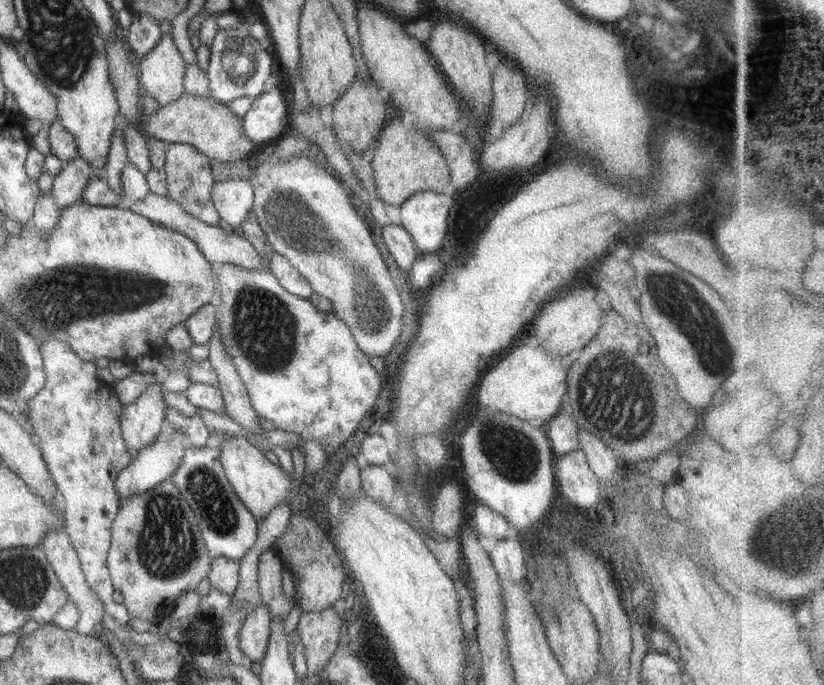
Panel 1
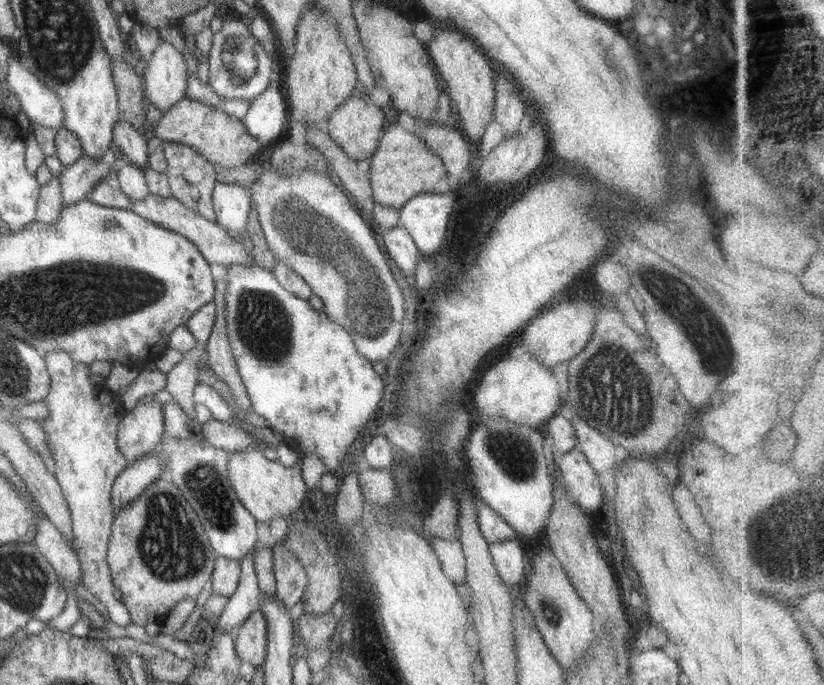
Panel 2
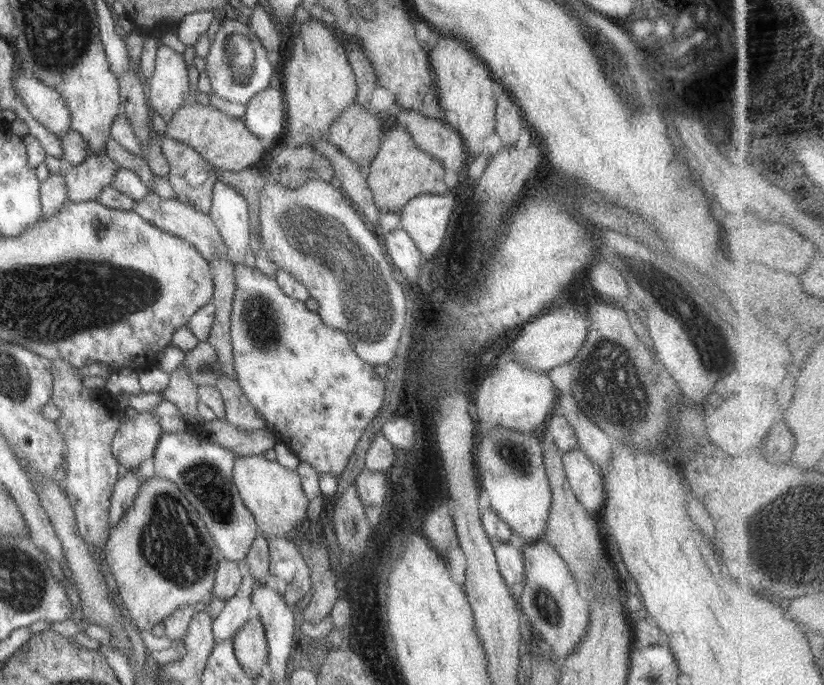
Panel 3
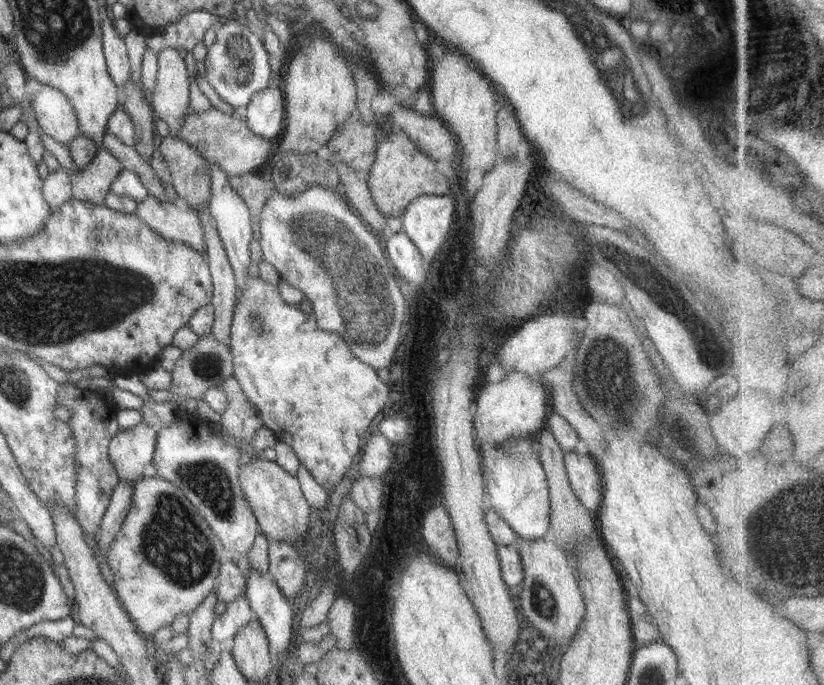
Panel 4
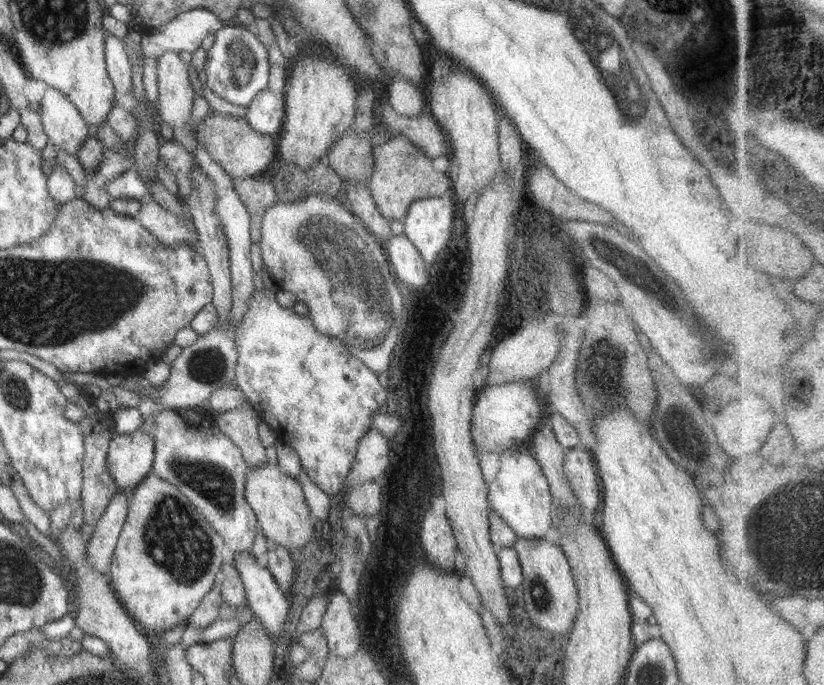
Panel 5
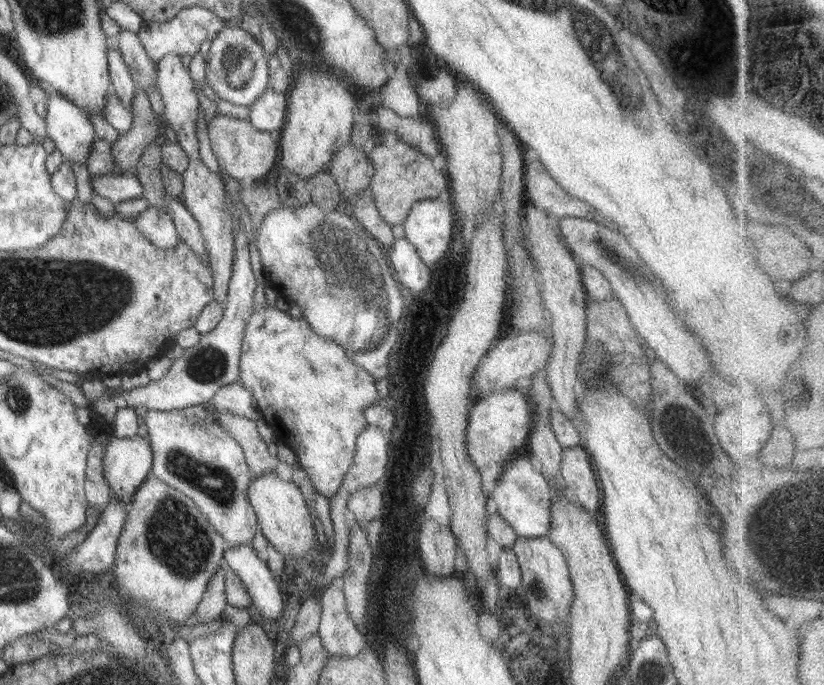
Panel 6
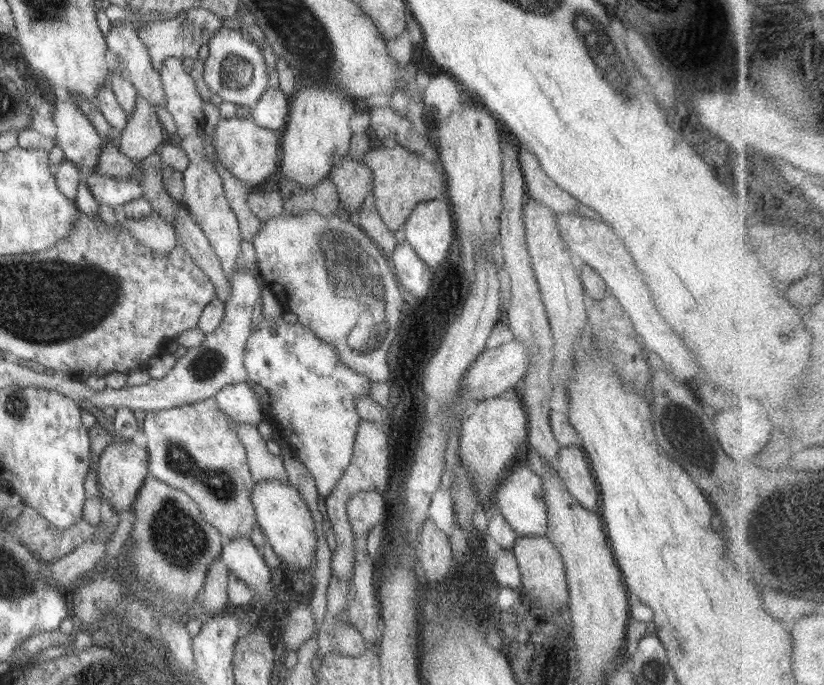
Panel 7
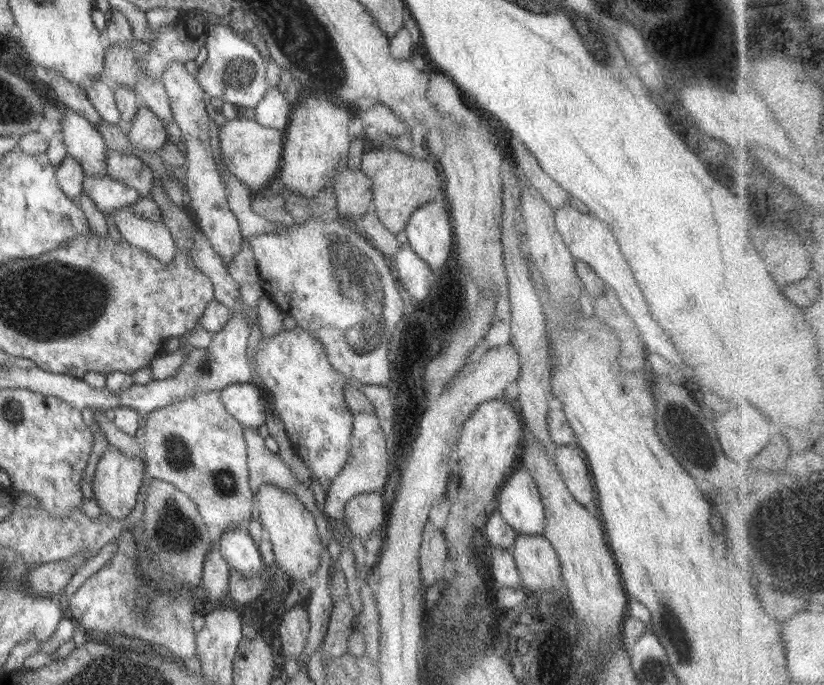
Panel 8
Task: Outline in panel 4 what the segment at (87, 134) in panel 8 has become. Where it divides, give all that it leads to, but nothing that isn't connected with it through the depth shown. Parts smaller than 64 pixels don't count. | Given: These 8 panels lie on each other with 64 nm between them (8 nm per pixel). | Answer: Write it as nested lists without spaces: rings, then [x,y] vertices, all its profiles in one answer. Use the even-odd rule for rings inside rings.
[[[47,85],[40,86],[40,90],[32,96],[31,104],[26,105],[27,109],[36,116],[48,136],[70,145],[74,137],[82,135],[72,104],[58,90]]]

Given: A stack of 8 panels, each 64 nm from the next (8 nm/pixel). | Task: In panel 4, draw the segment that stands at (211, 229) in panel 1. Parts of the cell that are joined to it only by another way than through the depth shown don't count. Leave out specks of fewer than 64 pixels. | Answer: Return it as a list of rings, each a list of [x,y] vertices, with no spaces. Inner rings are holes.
[[[148,196],[139,203],[137,215],[165,240],[178,240],[205,255],[206,231],[196,209],[179,201],[162,203],[160,199]]]

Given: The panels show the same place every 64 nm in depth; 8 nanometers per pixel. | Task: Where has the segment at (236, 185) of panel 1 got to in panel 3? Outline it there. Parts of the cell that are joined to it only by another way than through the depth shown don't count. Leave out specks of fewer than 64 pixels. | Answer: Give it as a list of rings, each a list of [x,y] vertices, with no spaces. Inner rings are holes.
[[[218,180],[214,184],[210,216],[222,236],[233,265],[244,264],[251,234],[248,201],[232,186]]]

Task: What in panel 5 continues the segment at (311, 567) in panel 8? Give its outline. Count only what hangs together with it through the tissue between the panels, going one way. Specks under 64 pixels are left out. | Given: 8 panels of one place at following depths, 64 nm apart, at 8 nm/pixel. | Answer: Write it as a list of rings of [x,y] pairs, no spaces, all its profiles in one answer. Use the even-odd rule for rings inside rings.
[[[276,464],[250,469],[244,483],[244,497],[260,523],[260,533],[279,547],[301,550],[314,540],[314,523],[309,505],[296,478],[286,476]]]

